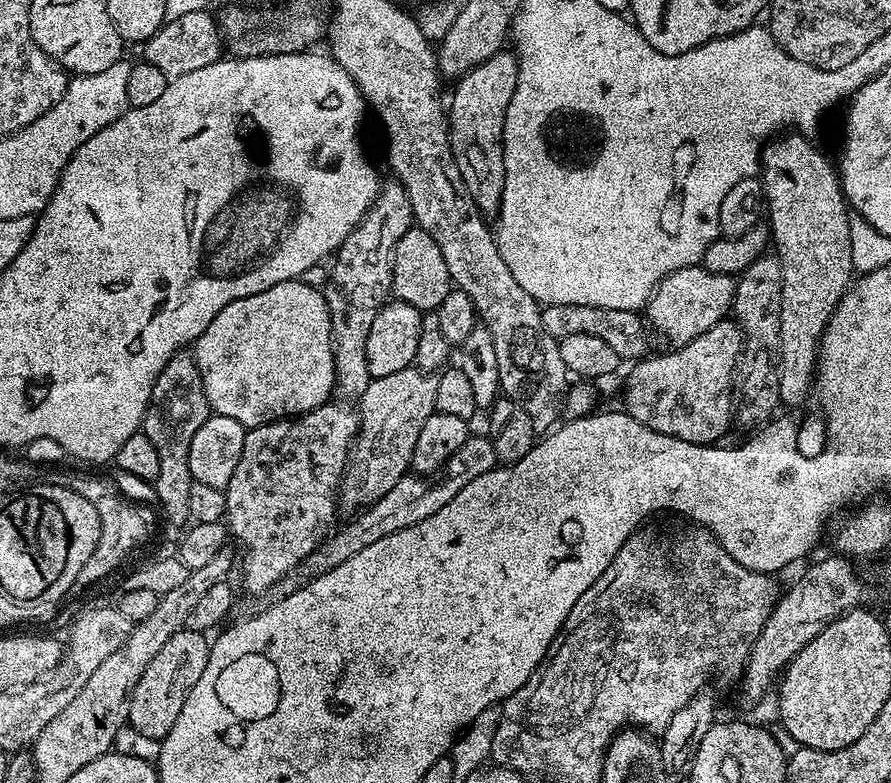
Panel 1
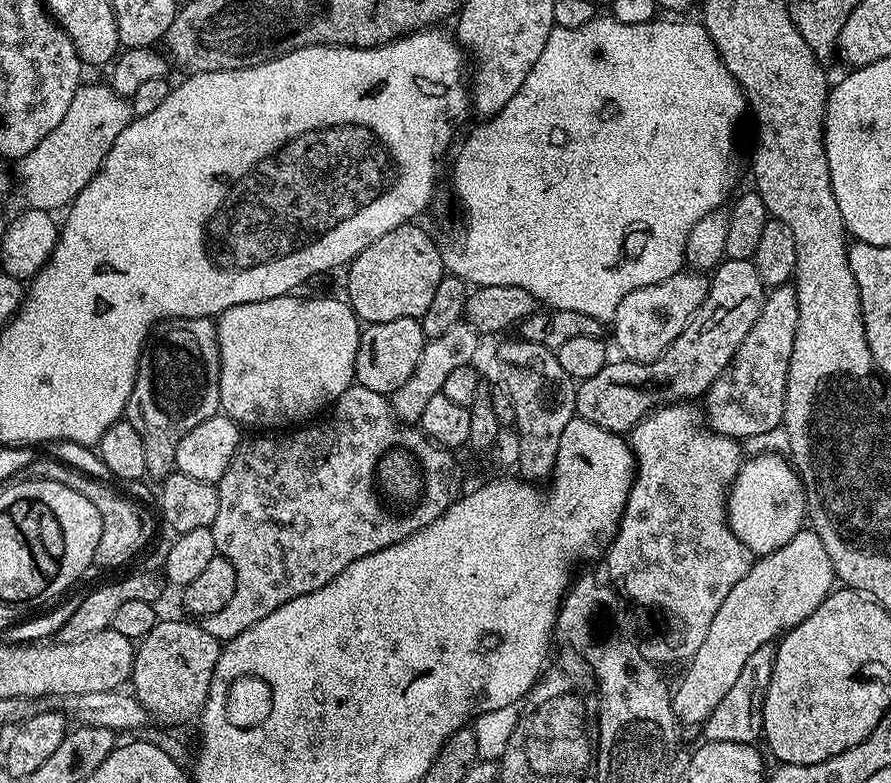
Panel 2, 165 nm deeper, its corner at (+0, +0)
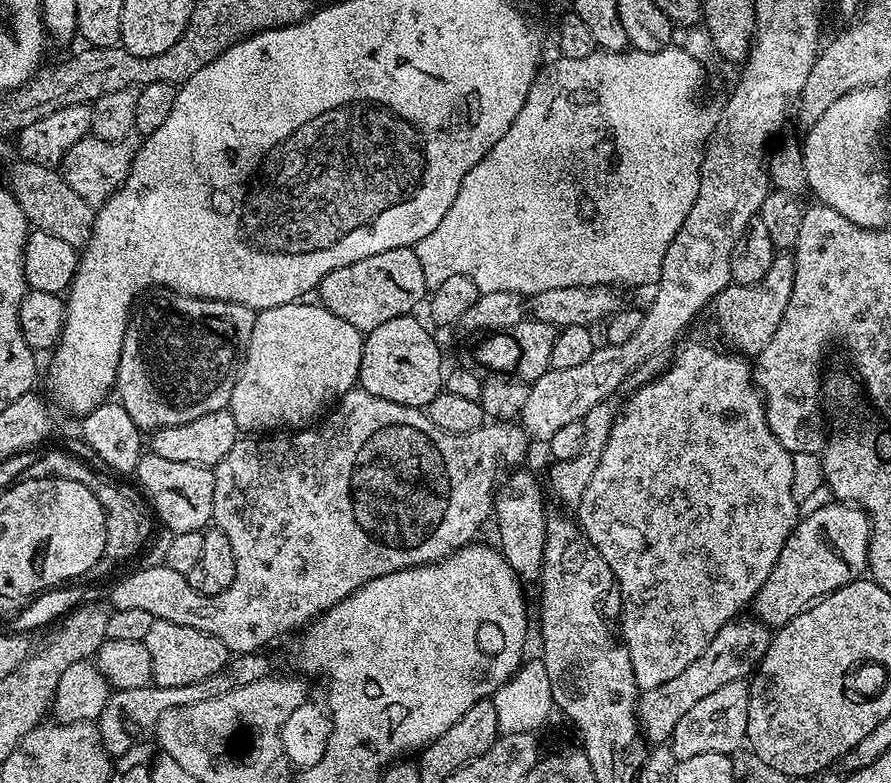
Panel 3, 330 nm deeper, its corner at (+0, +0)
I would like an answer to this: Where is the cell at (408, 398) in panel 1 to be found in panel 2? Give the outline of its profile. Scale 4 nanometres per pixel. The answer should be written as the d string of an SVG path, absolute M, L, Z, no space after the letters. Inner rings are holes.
M461 322L450 326L446 334L438 338L428 340L422 350L422 358L418 358L418 366L398 390L391 393L390 403L396 419L403 420L406 424L415 425L422 418L422 413L426 411L426 405L430 403L430 398L441 395L446 386L446 378L458 366L466 366L475 361L476 351L480 348L481 333L477 332L471 324Z

